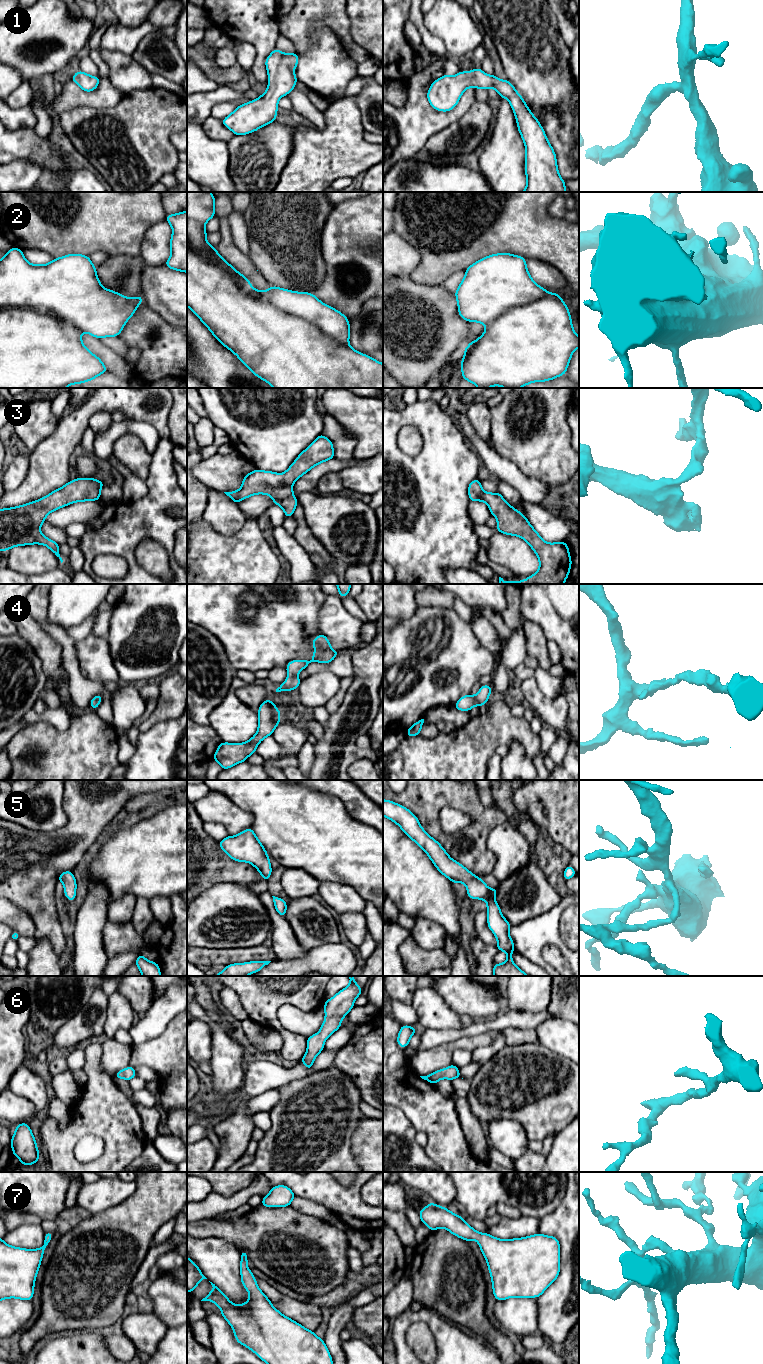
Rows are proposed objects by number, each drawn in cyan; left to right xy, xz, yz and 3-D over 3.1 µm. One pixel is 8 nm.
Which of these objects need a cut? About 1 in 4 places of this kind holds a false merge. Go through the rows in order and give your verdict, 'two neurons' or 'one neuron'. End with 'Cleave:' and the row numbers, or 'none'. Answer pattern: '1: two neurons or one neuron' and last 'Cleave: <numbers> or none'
1: one neuron
2: two neurons
3: one neuron
4: one neuron
5: one neuron
6: one neuron
7: one neuron
Cleave: 2

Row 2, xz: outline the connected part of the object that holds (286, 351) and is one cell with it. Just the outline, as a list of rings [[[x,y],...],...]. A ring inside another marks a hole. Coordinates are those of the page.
[[[187,244],[187,306],[193,311],[213,336],[240,361],[249,368],[255,376],[269,383],[274,388],[383,388],[383,364],[372,357],[354,350],[350,346],[339,345],[337,341],[326,336],[317,326],[297,316],[289,315],[272,304],[263,300],[255,292],[245,288],[228,269],[227,265],[220,264],[210,257],[192,249]]]

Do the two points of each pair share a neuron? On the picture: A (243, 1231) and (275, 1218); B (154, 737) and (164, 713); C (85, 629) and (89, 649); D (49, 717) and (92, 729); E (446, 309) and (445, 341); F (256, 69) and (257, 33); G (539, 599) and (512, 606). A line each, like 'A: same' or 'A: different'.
A: same
B: different
C: different
D: different
E: same
F: same
G: different

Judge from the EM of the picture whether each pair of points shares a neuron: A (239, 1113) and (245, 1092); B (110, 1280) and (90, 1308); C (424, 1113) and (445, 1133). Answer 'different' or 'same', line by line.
A: different
B: same
C: same

